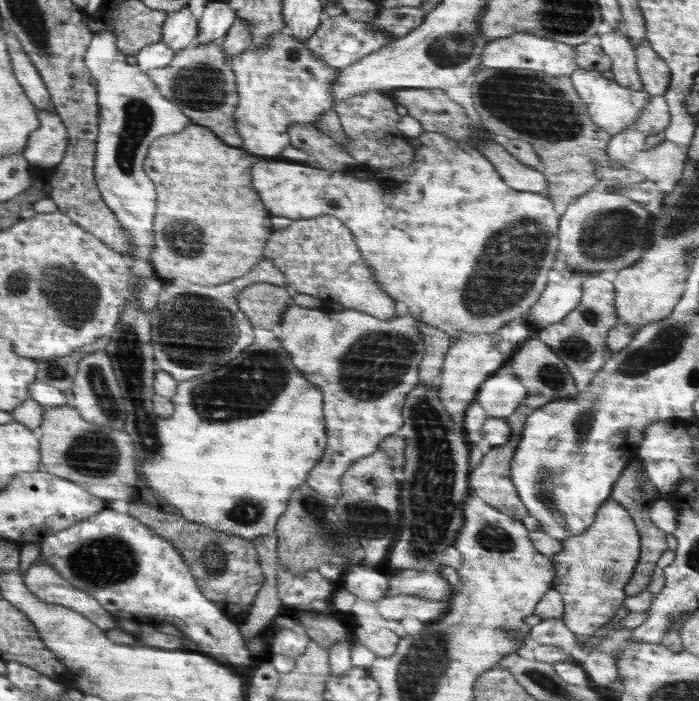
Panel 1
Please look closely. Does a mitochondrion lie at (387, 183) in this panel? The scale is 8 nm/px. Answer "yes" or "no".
no

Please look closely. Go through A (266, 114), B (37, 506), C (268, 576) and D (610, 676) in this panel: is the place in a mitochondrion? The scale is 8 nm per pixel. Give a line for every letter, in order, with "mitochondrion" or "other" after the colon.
A: other
B: other
C: other
D: other

